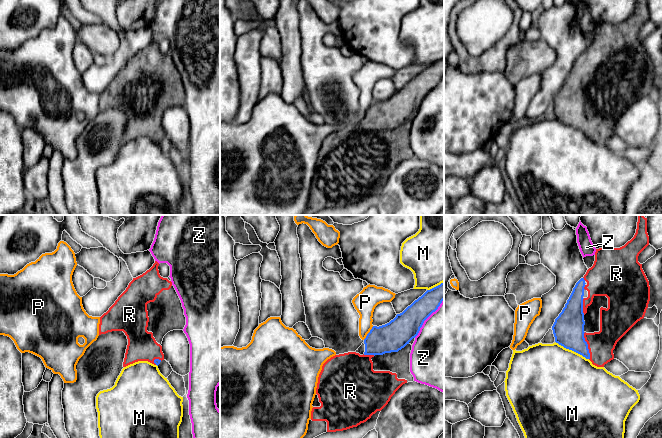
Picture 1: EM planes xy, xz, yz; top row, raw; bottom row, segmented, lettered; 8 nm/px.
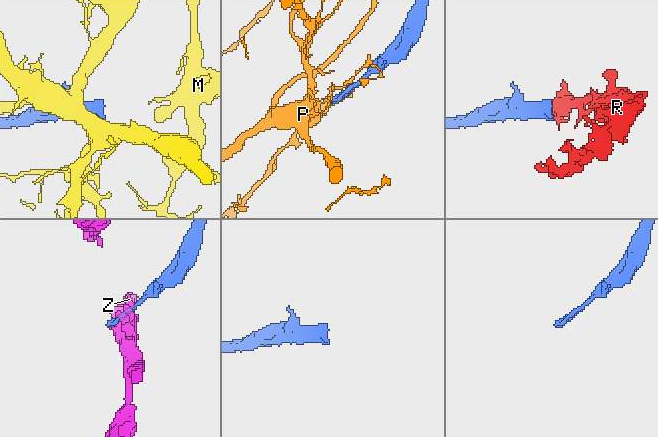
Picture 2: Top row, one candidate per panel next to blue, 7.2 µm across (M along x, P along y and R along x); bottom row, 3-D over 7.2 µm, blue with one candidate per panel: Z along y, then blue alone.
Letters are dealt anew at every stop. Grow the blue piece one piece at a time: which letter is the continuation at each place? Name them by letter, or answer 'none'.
R

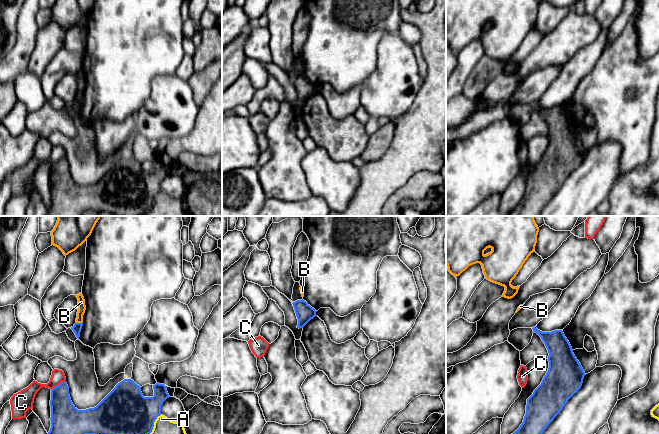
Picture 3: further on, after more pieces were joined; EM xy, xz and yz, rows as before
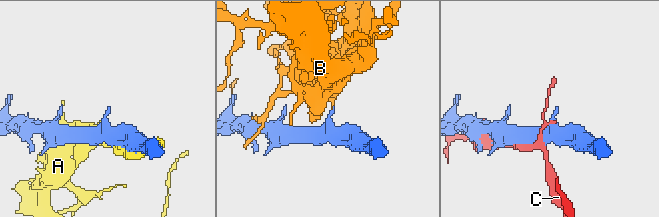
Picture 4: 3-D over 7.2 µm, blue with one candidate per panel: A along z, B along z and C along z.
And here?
none

